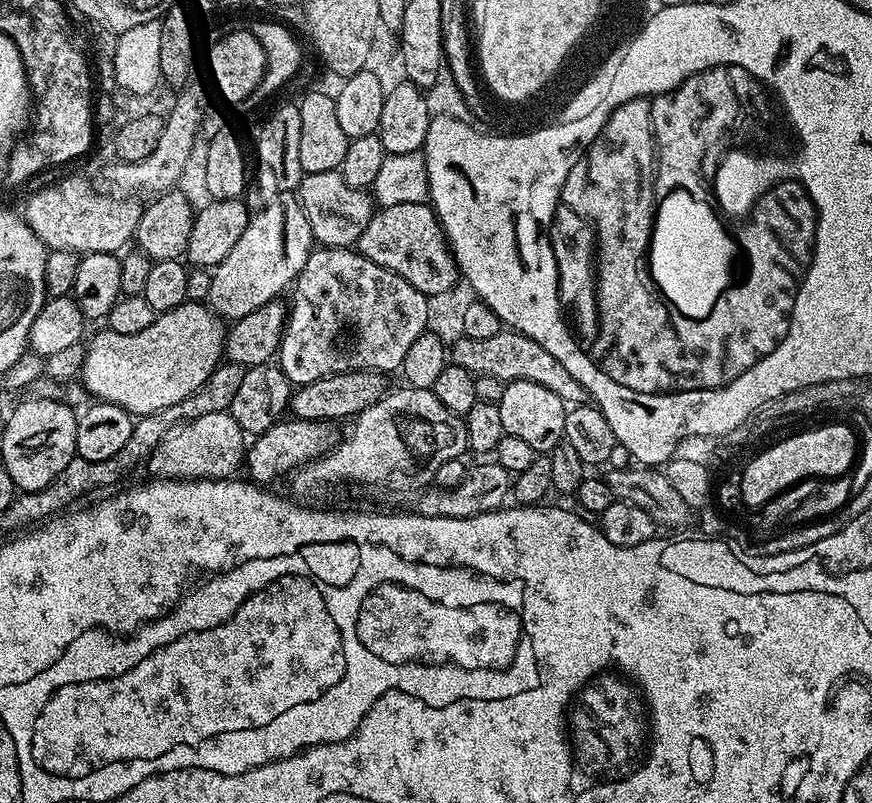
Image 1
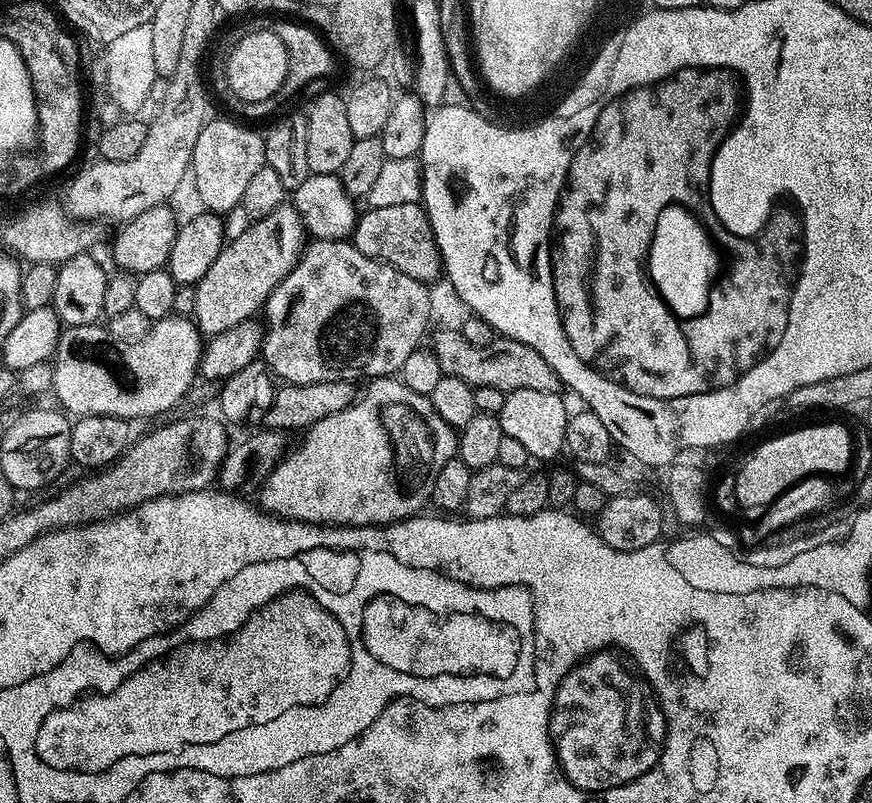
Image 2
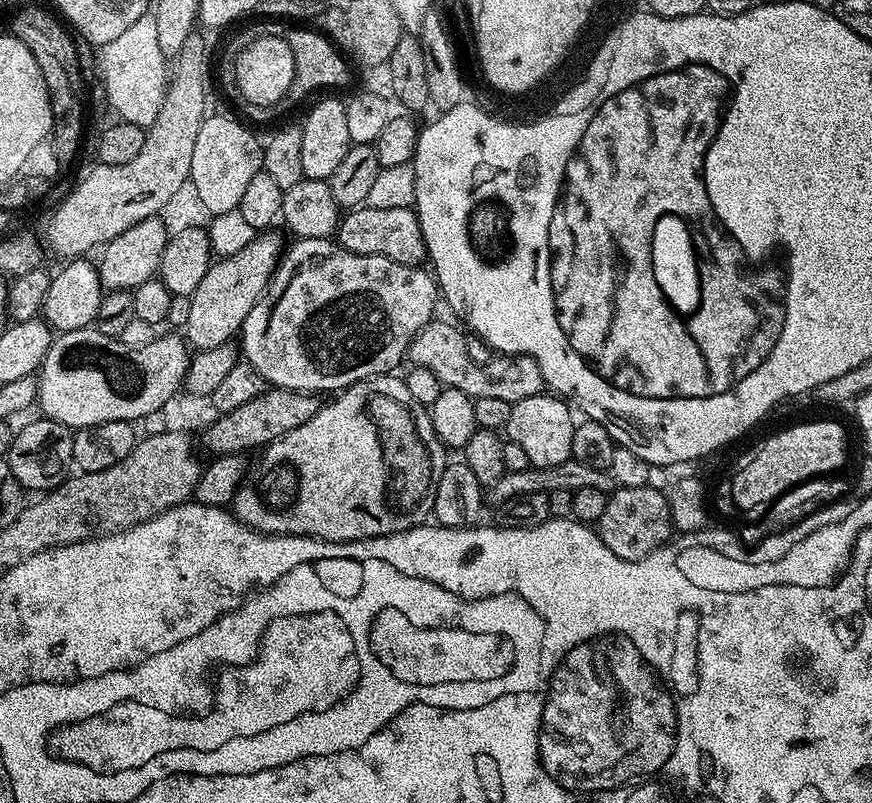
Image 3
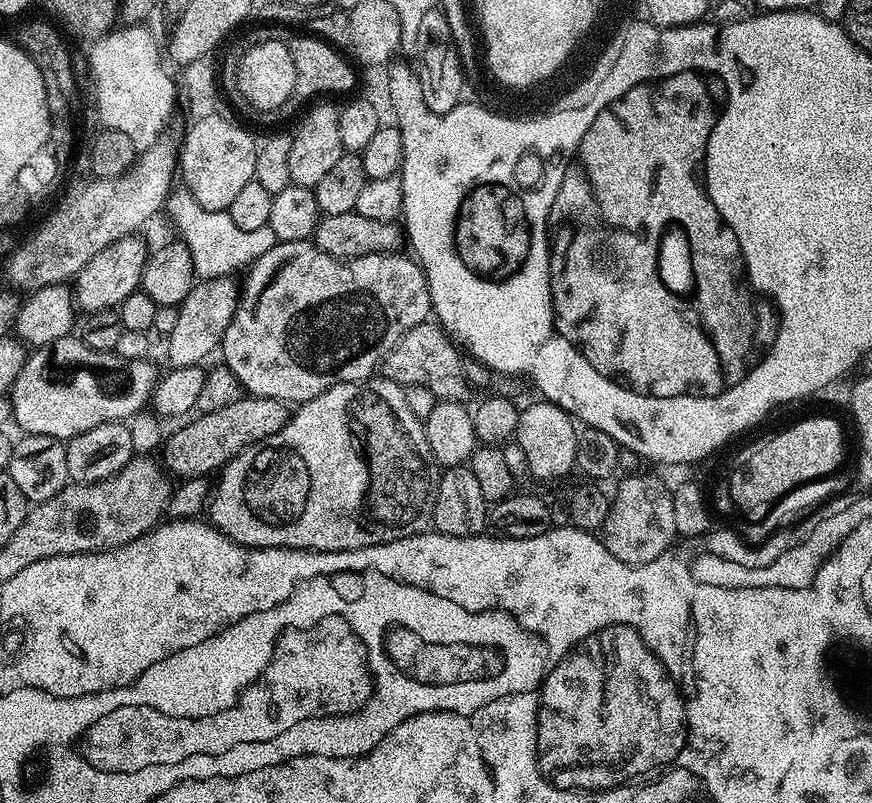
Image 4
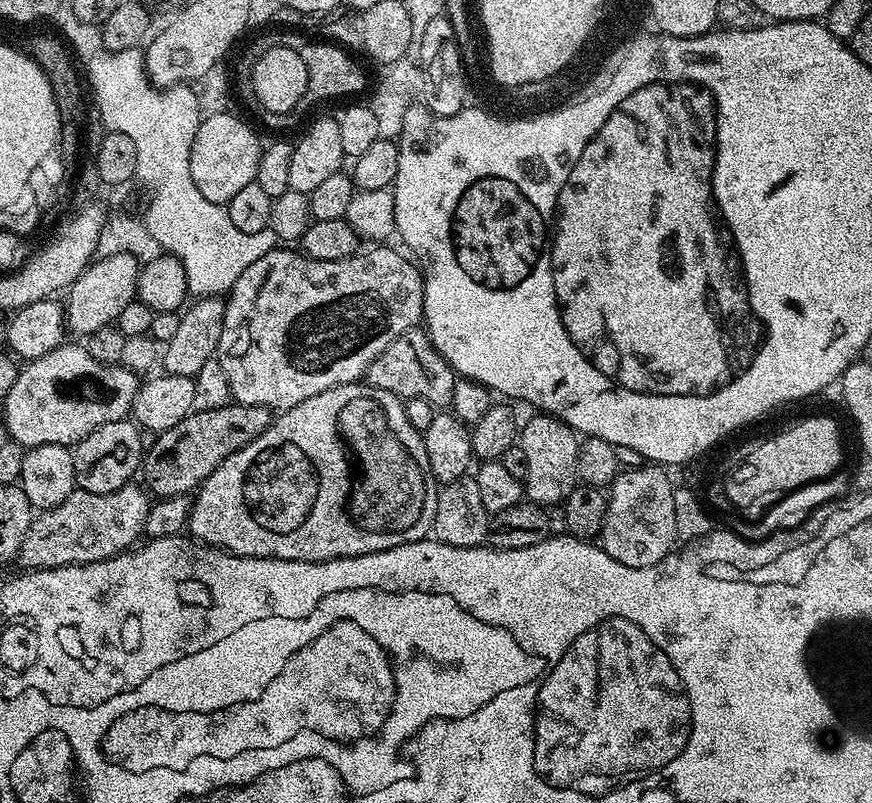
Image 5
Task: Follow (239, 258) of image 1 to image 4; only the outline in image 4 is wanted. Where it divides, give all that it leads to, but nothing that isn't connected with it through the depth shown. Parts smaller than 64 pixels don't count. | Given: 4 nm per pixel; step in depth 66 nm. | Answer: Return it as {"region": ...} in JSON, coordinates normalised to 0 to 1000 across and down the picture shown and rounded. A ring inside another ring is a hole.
{"region":[[[251,344],[244,349],[229,349],[221,354],[218,366],[213,366],[213,371],[204,381],[204,402],[200,411],[192,415],[193,423],[193,448],[197,458],[212,458],[213,456],[222,456],[224,453],[233,455],[234,447],[242,441],[243,437],[253,432],[259,411],[264,406],[264,401],[268,396],[271,384],[275,380],[275,359],[272,350],[266,344]]]}

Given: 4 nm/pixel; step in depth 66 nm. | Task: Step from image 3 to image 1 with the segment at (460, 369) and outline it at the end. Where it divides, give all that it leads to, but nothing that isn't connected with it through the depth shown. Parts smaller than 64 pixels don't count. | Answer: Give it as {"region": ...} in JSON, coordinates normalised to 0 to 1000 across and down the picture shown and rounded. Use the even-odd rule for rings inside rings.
{"region":[[[575,411],[562,421],[539,421],[531,417],[528,423],[516,430],[517,452],[530,456],[542,468],[562,466],[579,476],[585,473],[602,473],[603,476],[617,476],[617,481],[626,481],[626,486],[635,486],[640,496],[647,498],[648,504],[659,506],[669,503],[675,497],[674,487],[612,421],[600,418],[591,411]]]}

